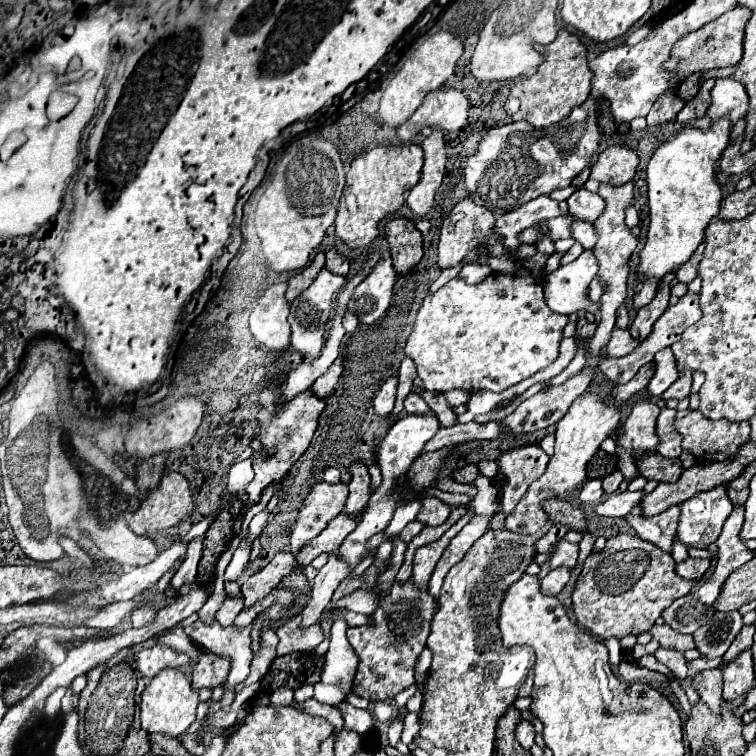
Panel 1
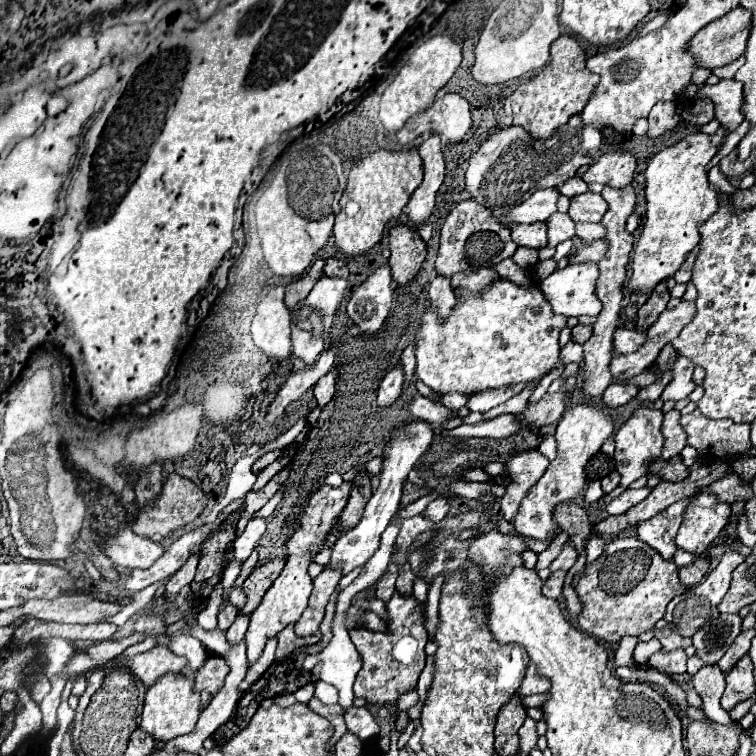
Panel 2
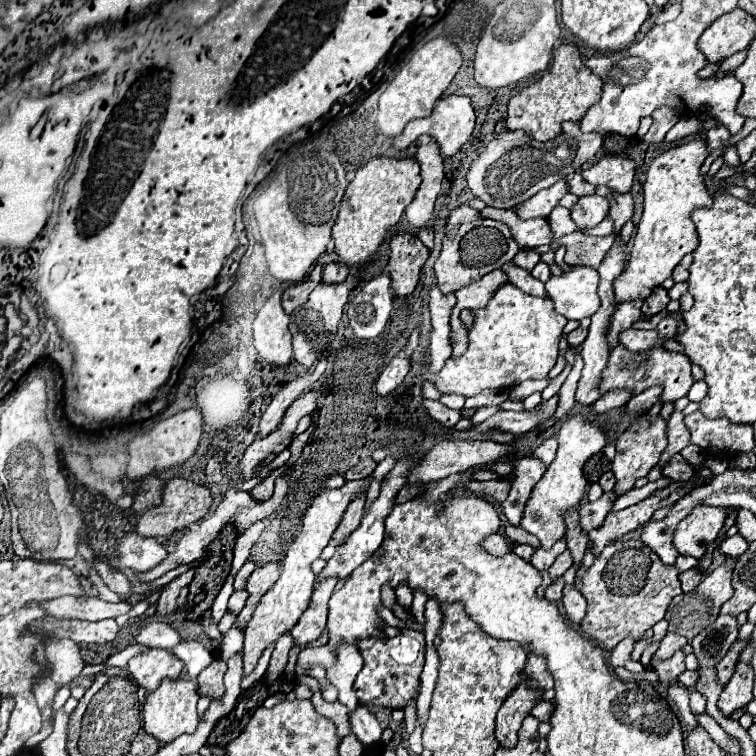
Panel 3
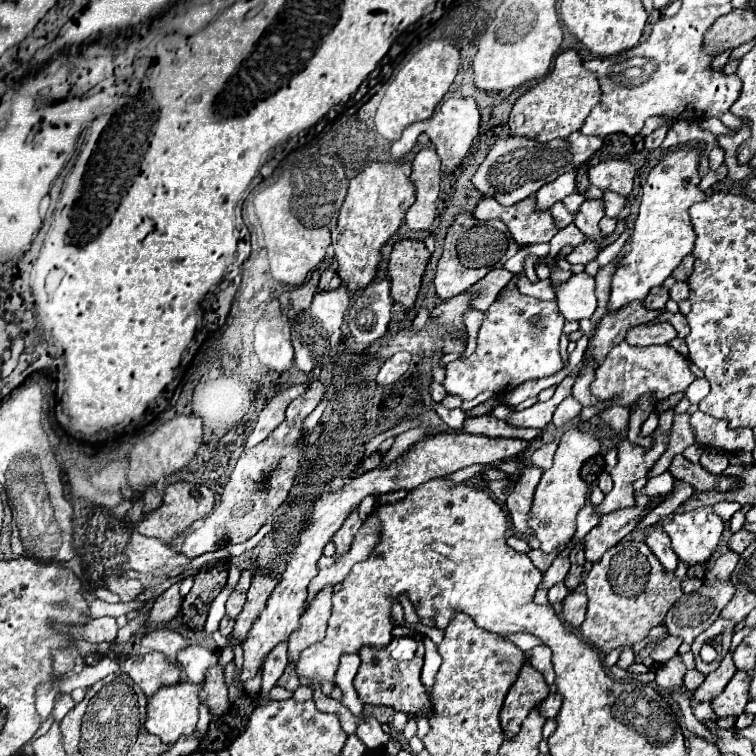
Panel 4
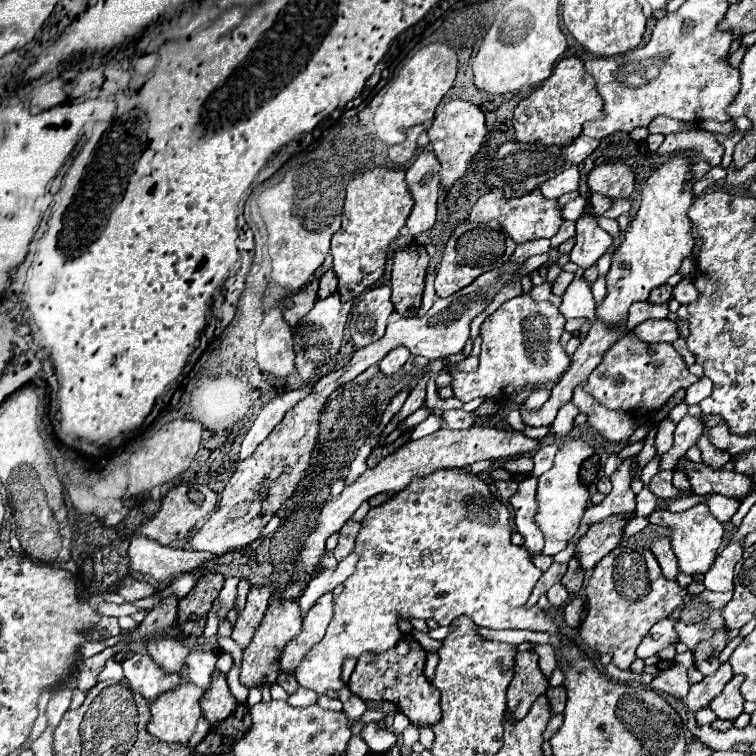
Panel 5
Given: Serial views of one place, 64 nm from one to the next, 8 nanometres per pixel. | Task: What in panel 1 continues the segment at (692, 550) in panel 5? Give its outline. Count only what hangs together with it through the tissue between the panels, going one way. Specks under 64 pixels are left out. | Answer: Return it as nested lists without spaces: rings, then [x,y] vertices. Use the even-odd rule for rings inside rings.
[[[722,486],[700,492],[682,504],[678,540],[688,548],[708,548],[732,512],[732,502]]]

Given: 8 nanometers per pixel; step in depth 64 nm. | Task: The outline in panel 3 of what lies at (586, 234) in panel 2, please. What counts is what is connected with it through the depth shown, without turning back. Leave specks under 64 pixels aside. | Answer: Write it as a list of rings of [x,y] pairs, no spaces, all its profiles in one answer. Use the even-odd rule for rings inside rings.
[[[604,218],[596,228],[592,228],[592,230],[584,230],[584,232],[586,232],[586,234],[592,234],[592,236],[608,236],[608,234],[614,232],[614,228],[612,228],[612,220]]]

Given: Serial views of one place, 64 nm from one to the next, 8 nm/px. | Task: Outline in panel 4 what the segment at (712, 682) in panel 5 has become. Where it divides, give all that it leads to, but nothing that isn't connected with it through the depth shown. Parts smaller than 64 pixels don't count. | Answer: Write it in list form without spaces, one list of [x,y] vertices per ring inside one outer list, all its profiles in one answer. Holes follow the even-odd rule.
[[[728,652],[724,656],[724,660],[720,662],[720,668],[712,674],[706,676],[706,680],[702,682],[702,686],[698,686],[694,692],[692,692],[692,700],[694,702],[710,702],[716,698],[716,694],[720,694],[726,684],[732,680],[732,676],[736,674],[736,668],[734,668],[734,662],[732,662],[732,654]]]

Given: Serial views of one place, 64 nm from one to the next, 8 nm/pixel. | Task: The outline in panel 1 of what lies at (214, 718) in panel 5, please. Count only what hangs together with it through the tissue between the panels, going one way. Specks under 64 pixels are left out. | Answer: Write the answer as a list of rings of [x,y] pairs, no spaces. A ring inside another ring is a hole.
[[[202,652],[198,664],[192,668],[192,688],[218,688],[230,672],[230,660],[212,652]]]

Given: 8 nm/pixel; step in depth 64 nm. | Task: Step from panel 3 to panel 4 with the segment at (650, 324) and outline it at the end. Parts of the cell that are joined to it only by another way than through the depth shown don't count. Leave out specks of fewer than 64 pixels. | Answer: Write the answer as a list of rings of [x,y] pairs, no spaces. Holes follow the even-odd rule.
[[[662,310],[656,320],[649,322],[648,324],[655,324],[656,322],[670,322],[675,328],[679,338],[684,339],[690,332],[689,325],[686,321],[685,316],[681,313],[671,313],[667,310]]]

